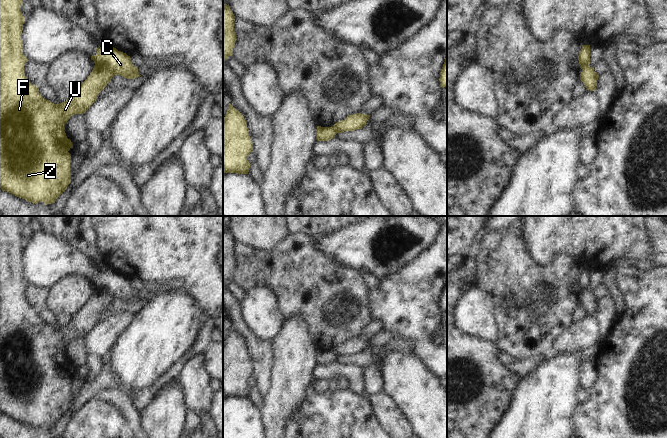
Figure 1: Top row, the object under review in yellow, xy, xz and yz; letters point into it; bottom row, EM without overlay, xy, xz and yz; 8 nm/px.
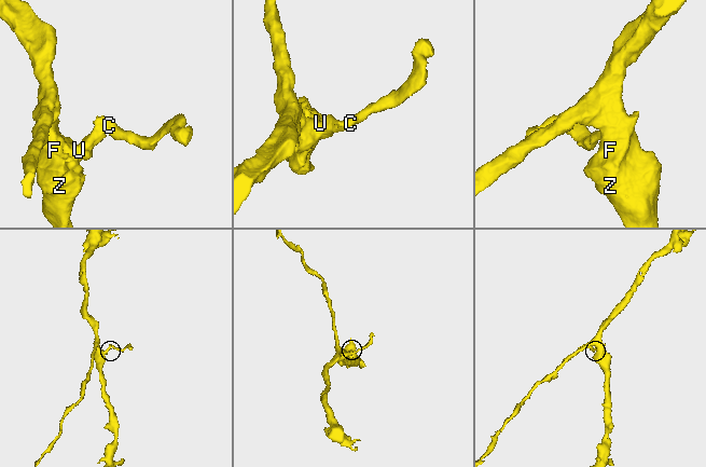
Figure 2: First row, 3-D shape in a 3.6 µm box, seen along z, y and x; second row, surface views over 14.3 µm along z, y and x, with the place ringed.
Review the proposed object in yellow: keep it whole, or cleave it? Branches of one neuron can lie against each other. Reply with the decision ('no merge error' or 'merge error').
merge error

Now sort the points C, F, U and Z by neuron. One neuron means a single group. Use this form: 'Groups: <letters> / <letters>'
Groups: C / F U Z

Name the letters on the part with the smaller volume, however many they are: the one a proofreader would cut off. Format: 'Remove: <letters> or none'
Remove: C

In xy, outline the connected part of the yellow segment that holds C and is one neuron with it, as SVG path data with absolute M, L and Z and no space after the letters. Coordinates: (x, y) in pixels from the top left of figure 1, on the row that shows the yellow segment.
M107 45L105 48L98 47L97 53L91 56L96 65L105 65L114 75L121 75L127 79L135 79L141 75L135 67L130 56Z

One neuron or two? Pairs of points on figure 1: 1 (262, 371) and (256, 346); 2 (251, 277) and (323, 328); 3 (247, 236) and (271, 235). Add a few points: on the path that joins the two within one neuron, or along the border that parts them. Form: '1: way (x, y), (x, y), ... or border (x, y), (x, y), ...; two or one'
1: way (261, 365), (259, 352); one
2: way (269, 277), (274, 277), (307, 310); one
3: way (253, 235), (265, 235); one

